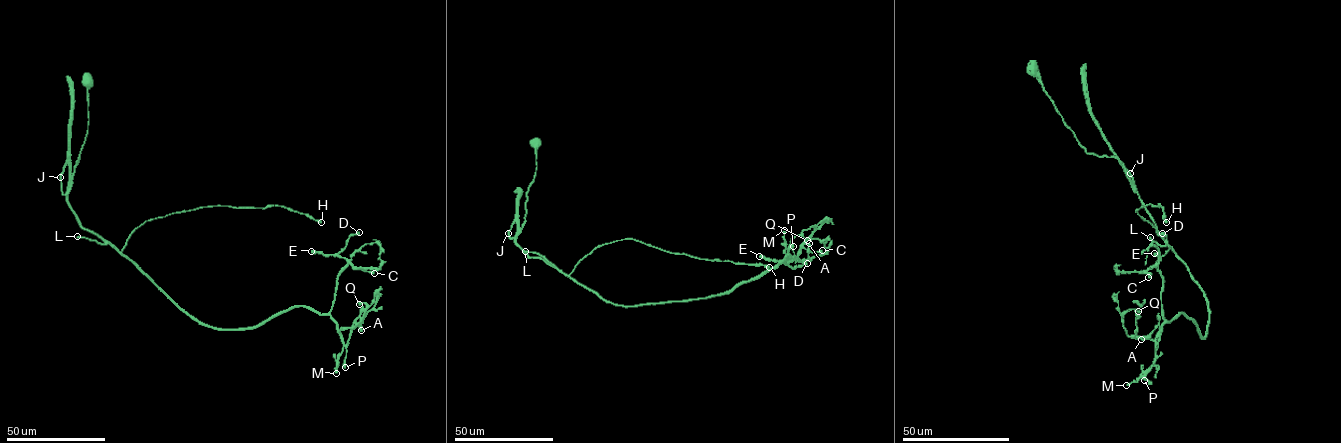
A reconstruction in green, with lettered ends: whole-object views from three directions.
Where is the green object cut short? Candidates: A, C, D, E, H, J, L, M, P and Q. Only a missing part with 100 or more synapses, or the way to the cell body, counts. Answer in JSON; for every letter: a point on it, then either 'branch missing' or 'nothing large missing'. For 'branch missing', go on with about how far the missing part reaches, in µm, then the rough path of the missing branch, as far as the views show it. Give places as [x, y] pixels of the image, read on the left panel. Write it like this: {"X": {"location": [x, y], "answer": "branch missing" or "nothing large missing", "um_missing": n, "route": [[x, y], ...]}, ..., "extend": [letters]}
{"A": {"location": [361, 330], "answer": "nothing large missing"}, "C": {"location": [374, 273], "answer": "nothing large missing"}, "D": {"location": [359, 232], "answer": "nothing large missing"}, "E": {"location": [311, 251], "answer": "nothing large missing"}, "H": {"location": [321, 222], "answer": "nothing large missing"}, "J": {"location": [60, 177], "answer": "nothing large missing"}, "L": {"location": [77, 236], "answer": "branch missing", "um_missing": 250}, "M": {"location": [336, 373], "answer": "nothing large missing"}, "P": {"location": [345, 367], "answer": "nothing large missing"}, "Q": {"location": [359, 304], "answer": "nothing large missing"}, "extend": ["L"]}

